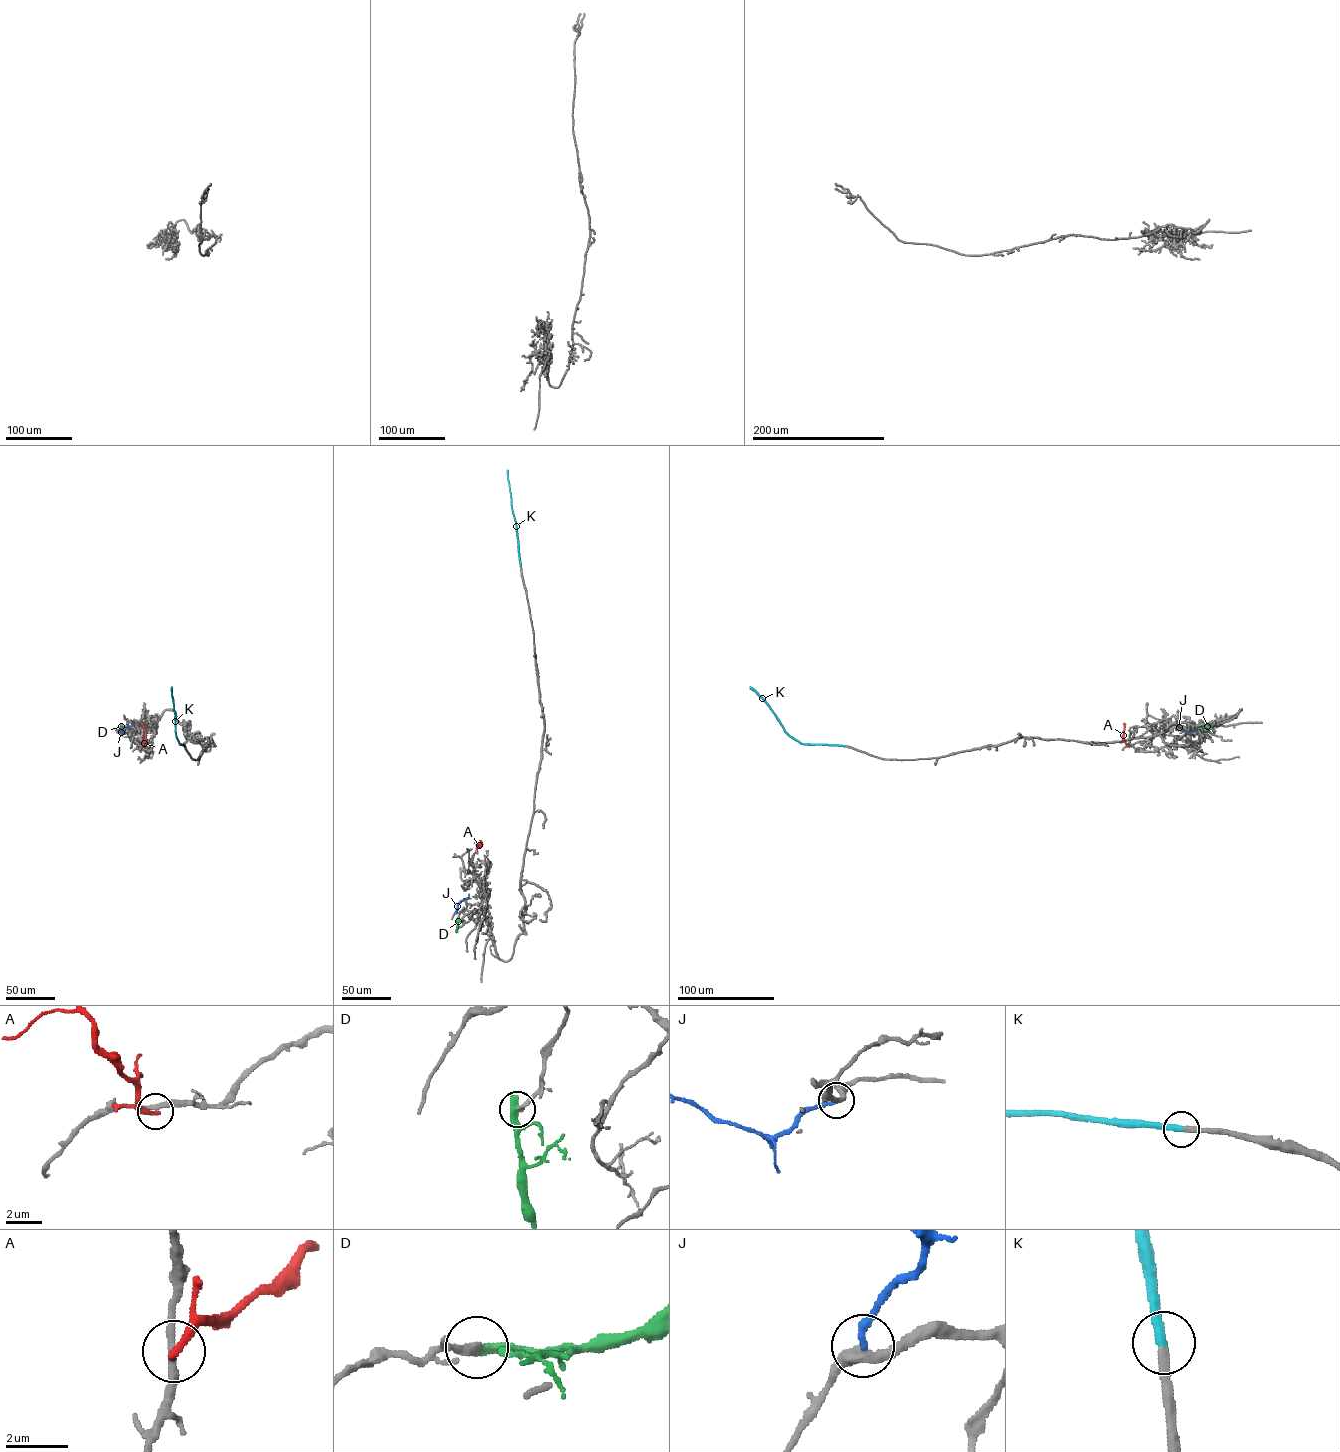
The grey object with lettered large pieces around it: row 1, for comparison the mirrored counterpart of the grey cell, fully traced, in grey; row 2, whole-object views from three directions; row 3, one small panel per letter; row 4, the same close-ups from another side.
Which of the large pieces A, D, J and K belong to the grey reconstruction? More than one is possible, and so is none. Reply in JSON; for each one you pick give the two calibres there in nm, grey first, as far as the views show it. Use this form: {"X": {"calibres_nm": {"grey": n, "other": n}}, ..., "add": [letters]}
{"J": {"calibres_nm": {"grey": 360, "other": 220}}, "K": {"calibres_nm": {"grey": 320, "other": 340}}, "add": ["J", "K"]}

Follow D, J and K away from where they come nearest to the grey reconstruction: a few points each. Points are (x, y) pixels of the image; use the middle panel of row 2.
D: (457, 919), (457, 932)
J: (455, 913), (458, 903), (468, 897)
K: (520, 564), (507, 470)

